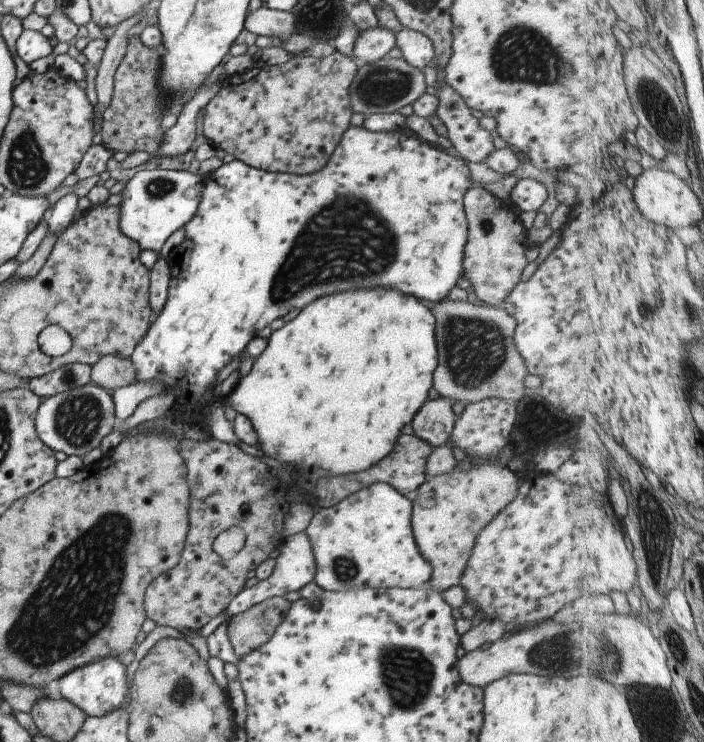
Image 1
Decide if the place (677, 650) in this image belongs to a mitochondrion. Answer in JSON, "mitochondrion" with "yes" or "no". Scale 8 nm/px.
{"mitochondrion":"yes"}

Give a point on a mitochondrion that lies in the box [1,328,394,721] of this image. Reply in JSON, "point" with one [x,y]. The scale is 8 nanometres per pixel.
{"point":[71,605]}

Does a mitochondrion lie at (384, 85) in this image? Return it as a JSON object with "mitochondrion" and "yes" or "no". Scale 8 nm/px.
{"mitochondrion":"yes"}

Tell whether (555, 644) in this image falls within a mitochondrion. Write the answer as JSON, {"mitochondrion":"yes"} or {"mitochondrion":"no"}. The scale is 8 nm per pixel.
{"mitochondrion":"yes"}

